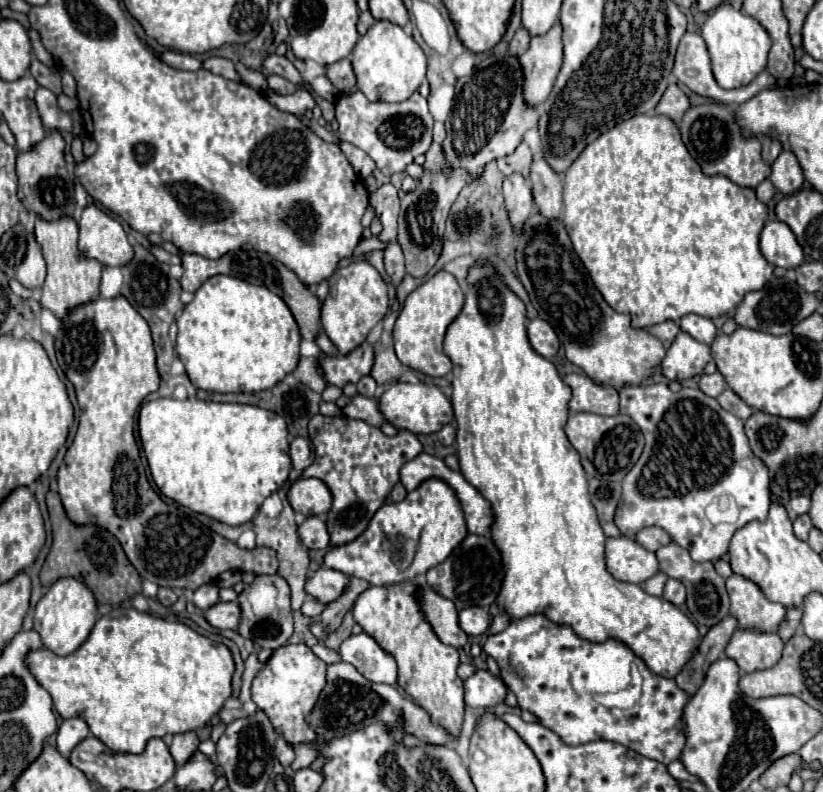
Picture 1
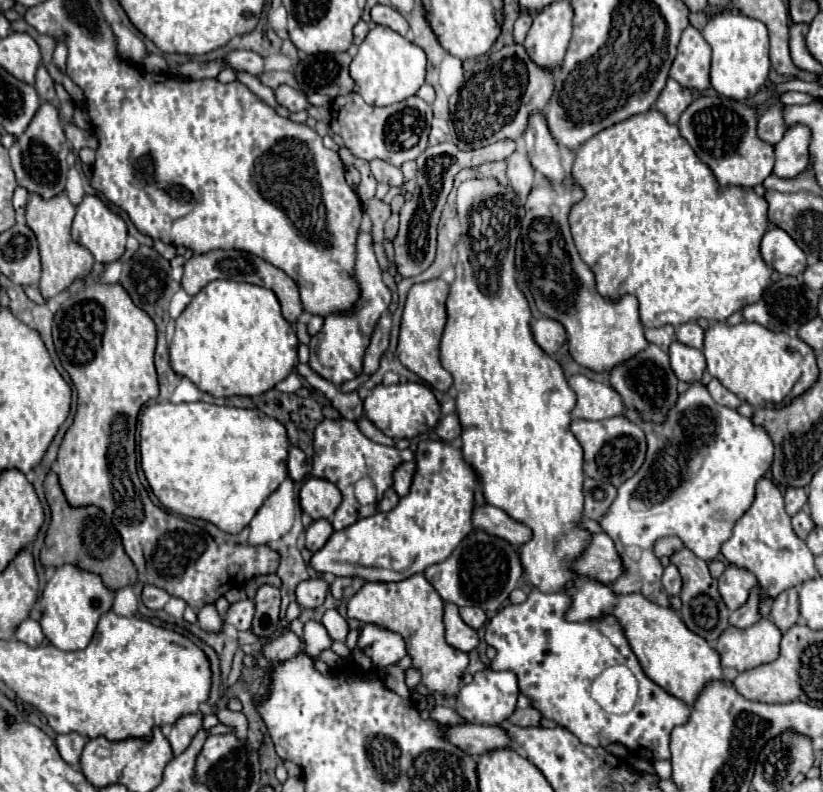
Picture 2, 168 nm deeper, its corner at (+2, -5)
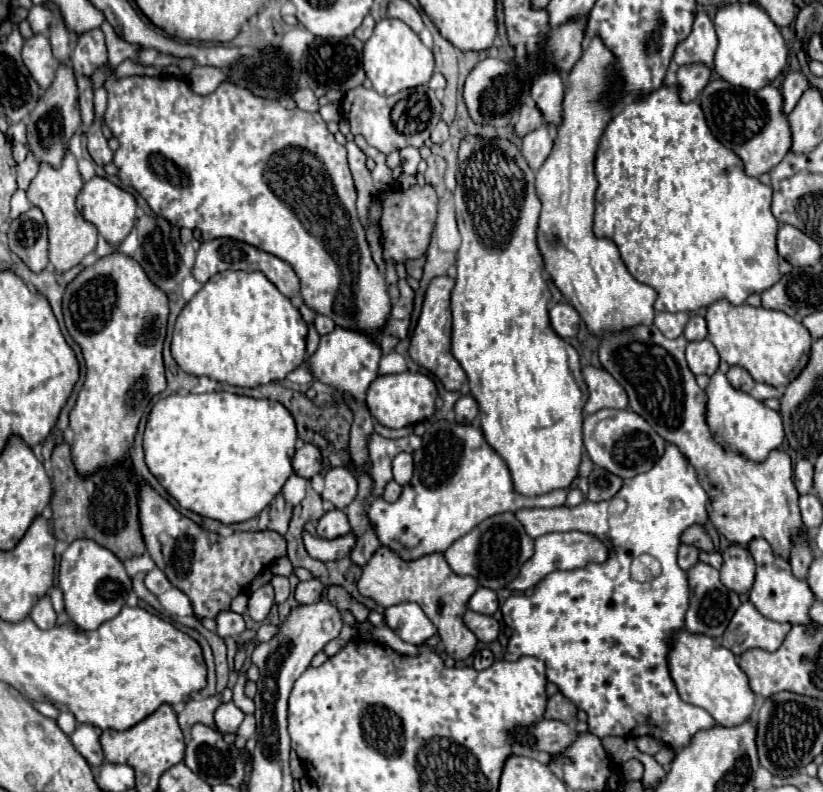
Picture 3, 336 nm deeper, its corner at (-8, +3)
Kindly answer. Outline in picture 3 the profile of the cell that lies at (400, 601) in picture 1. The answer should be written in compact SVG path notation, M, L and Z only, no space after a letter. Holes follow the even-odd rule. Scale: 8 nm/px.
M384 545L376 549L376 553L364 565L362 577L358 579L358 591L364 597L372 597L382 607L406 603L406 601L418 603L426 613L426 617L438 627L438 635L442 637L446 651L450 655L458 653L458 661L468 659L478 643L476 635L466 627L462 619L468 609L468 599L474 595L476 589L478 589L476 577L468 577L468 575L460 577L452 573L442 553L430 553L414 561L404 561Z

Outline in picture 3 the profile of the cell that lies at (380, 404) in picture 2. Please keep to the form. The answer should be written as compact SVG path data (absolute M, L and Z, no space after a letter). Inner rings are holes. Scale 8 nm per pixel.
M408 371L396 375L380 375L370 383L366 391L366 405L372 417L376 417L378 423L382 423L384 427L392 429L414 425L432 417L436 409L436 399L438 393L434 381L424 373L408 373Z

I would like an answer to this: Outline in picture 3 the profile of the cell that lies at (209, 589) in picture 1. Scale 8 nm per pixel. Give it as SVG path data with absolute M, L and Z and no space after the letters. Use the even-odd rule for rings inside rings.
M234 611L220 613L216 623L218 623L218 635L220 637L234 637L234 635L244 631L244 619L242 619L242 615L238 615Z

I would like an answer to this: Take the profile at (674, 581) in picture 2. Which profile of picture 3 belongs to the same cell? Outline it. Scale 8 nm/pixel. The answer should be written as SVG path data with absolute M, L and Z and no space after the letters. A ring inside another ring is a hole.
M682 545L680 551L678 551L678 565L682 569L690 569L698 563L698 549L694 545Z

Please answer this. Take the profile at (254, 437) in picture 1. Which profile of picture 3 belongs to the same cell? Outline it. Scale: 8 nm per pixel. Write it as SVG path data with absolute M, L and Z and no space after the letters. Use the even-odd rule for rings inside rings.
M214 391L214 393L172 393L160 399L144 429L144 459L150 473L174 497L180 507L220 523L242 523L256 517L280 493L284 481L292 475L292 455L298 439L290 411L270 399Z

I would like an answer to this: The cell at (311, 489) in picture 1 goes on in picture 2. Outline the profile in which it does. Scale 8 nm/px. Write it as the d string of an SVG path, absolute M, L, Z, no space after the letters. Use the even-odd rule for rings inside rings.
M310 477L300 489L300 507L312 519L332 519L342 501L342 493L326 479Z

